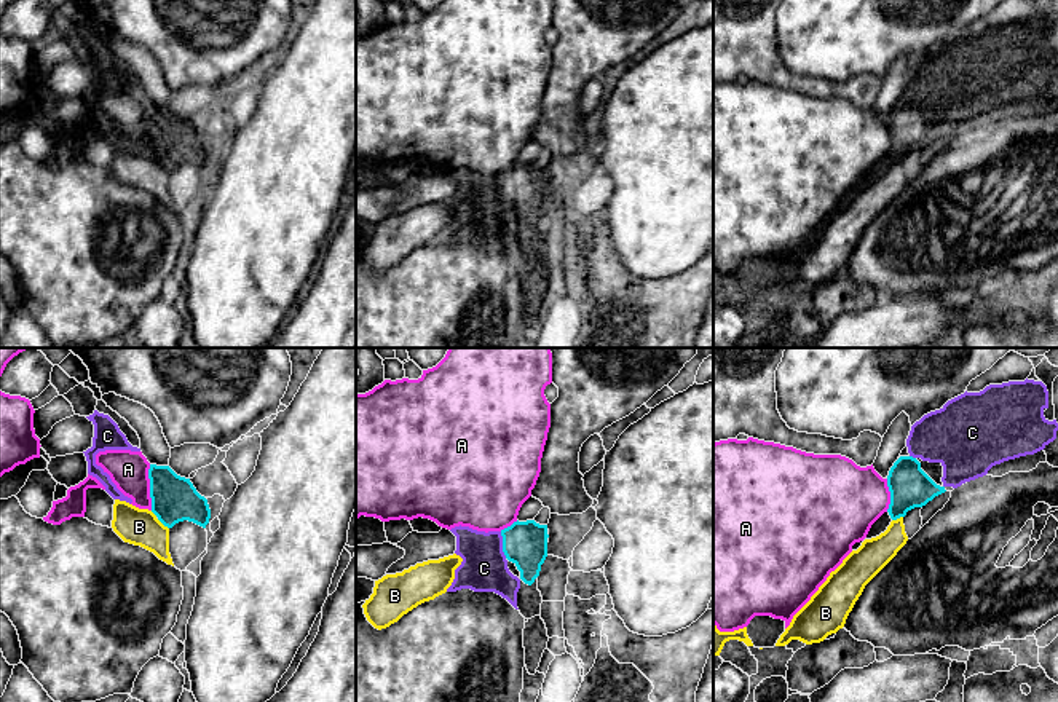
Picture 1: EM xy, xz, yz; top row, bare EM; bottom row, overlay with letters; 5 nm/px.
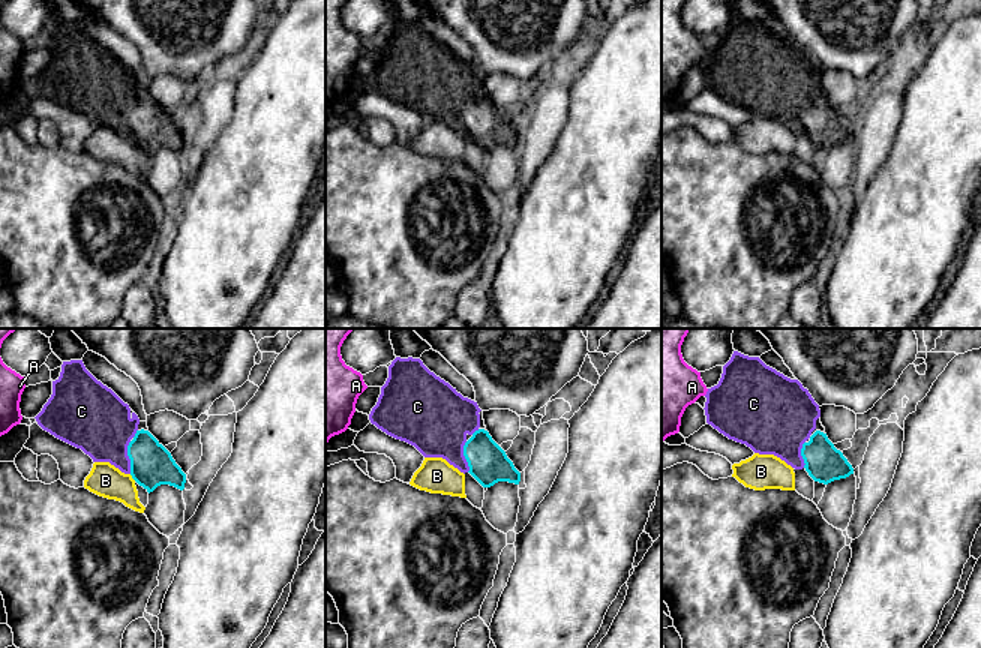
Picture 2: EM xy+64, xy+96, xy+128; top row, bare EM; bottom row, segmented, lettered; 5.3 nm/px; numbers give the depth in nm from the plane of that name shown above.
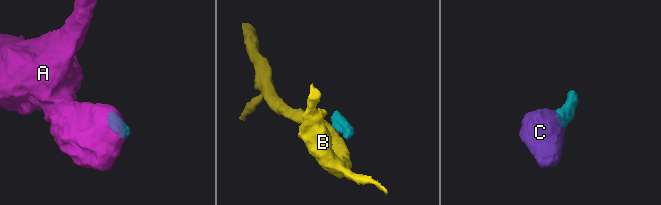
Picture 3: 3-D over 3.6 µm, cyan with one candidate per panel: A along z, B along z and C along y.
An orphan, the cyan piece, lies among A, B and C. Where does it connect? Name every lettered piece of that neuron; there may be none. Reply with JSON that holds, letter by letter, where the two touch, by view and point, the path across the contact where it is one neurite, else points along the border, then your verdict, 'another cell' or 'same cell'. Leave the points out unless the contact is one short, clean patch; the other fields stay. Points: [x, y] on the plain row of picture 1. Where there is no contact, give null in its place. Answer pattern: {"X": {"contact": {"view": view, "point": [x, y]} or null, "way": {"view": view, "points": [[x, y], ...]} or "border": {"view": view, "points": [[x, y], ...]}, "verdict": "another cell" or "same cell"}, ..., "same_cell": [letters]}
{"A": {"contact": {"view": "xy", "point": [150, 130]}, "verdict": "another cell"}, "B": {"contact": {"view": "xy", "point": [163, 166]}, "border": {"view": "xy", "points": [[157, 161], [168, 171]]}, "verdict": "another cell"}, "C": {"contact": {"view": "xz", "point": [503, 187]}, "way": {"view": "xz", "points": [[524, 185], [503, 187], [484, 206], [484, 211]]}, "verdict": "same cell"}, "same_cell": ["C"]}

